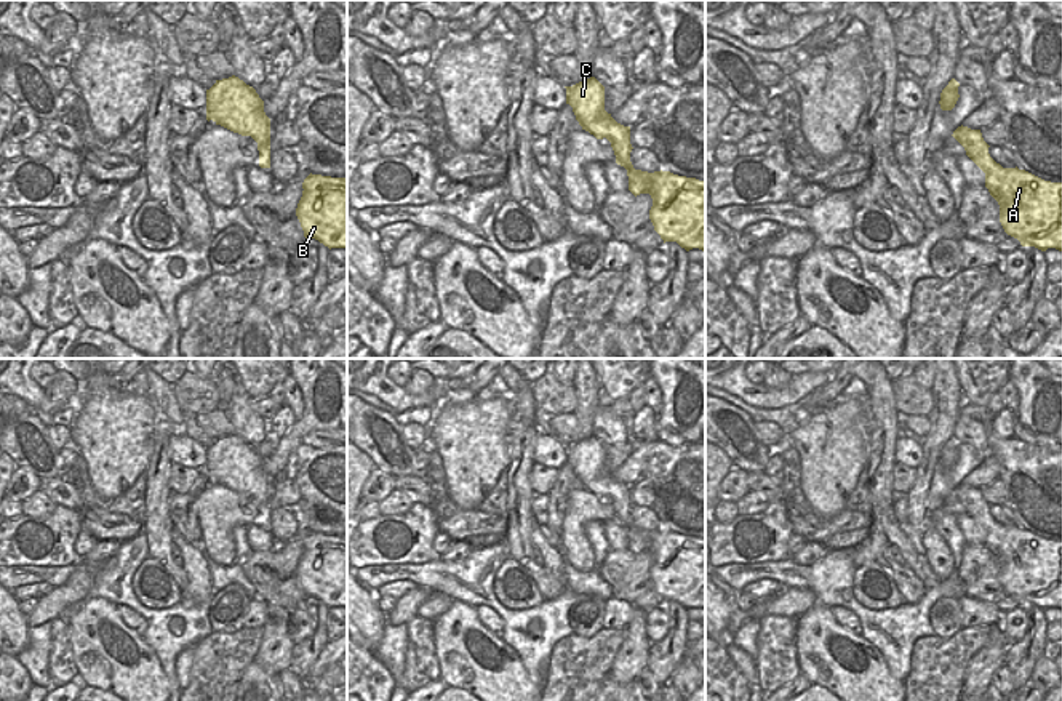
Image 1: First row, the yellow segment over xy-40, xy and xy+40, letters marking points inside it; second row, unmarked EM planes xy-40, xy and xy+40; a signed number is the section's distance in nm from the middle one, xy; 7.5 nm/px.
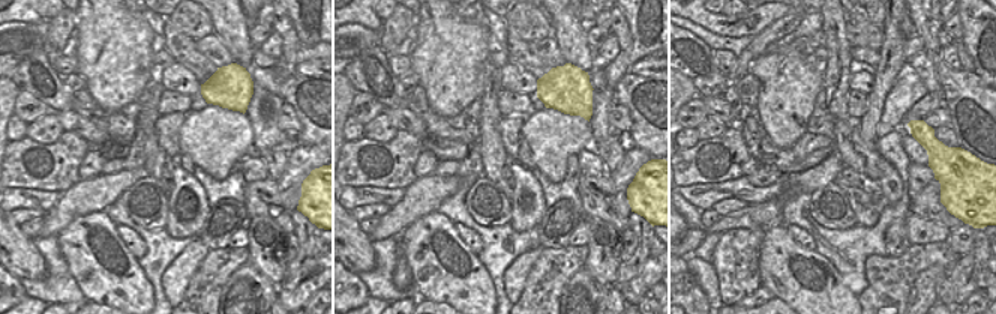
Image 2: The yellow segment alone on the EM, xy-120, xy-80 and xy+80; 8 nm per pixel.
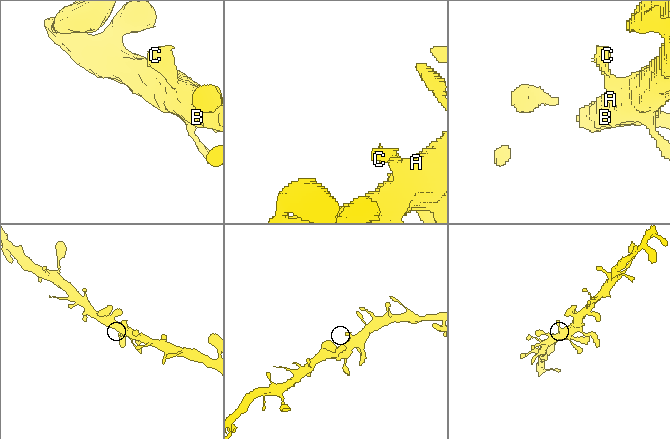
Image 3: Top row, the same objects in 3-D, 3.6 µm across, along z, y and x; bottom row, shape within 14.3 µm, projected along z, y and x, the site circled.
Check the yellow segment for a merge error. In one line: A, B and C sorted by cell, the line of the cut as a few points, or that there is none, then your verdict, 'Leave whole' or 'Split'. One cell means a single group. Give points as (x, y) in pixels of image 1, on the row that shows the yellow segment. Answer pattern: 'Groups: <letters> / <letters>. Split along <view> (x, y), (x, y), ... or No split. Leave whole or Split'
Groups: A B C. No split. Leave whole.

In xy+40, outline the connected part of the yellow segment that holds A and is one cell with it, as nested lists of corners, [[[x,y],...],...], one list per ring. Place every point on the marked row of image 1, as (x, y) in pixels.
[[[961,125],[952,136],[985,173],[985,187],[1000,205],[1004,232],[1022,246],[1062,251],[1062,182],[1044,181],[1017,166],[1003,168],[990,157],[980,130]]]

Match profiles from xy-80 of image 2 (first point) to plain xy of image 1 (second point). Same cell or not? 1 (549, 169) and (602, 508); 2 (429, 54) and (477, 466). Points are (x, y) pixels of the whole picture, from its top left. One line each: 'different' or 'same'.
1: same
2: same

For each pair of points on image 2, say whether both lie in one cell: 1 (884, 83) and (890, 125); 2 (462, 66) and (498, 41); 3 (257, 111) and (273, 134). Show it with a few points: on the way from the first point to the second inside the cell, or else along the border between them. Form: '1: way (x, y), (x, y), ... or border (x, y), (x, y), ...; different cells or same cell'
1: border (902, 66), (897, 80), (885, 98), (876, 132); different cells
2: border (465, 23), (482, 23), (494, 45); different cells
3: way (263, 117), (267, 128); same cell

